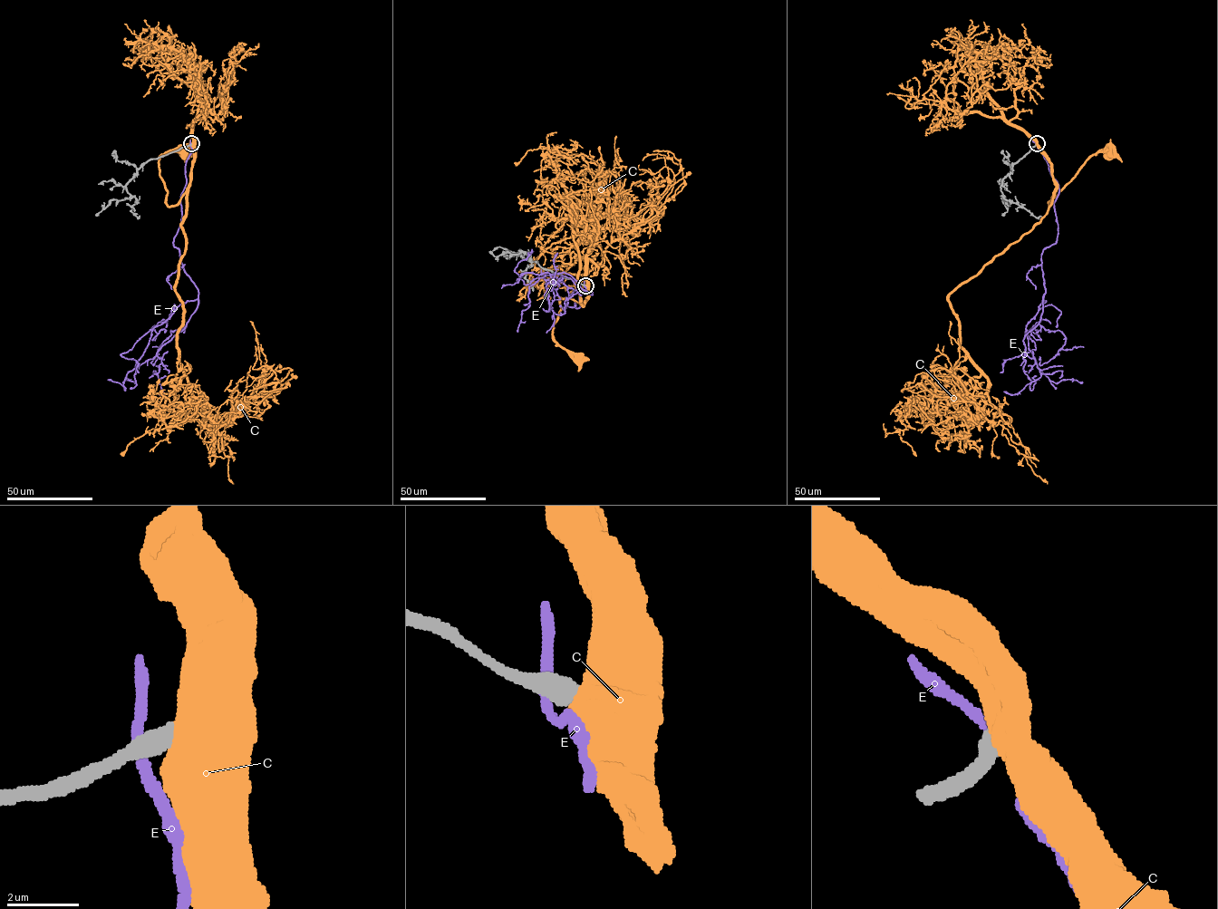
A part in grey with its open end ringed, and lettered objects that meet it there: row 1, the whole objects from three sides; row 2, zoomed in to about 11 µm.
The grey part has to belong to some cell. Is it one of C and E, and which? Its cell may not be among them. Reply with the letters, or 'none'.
none

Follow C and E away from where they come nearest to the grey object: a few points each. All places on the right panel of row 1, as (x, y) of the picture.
C: (1036, 144), (1050, 164), (1056, 186), (1049, 206), (1048, 202), (1092, 155), (1110, 149)
E: (1036, 144), (1058, 184), (1058, 234), (1041, 255), (1045, 302), (1026, 325), (1029, 348), (1050, 381), (1082, 382)

